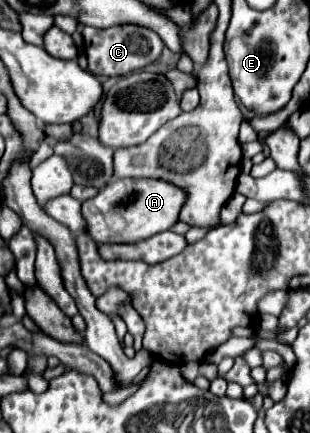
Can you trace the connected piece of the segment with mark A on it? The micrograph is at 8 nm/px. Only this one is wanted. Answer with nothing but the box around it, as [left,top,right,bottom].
[83,178,187,244]

